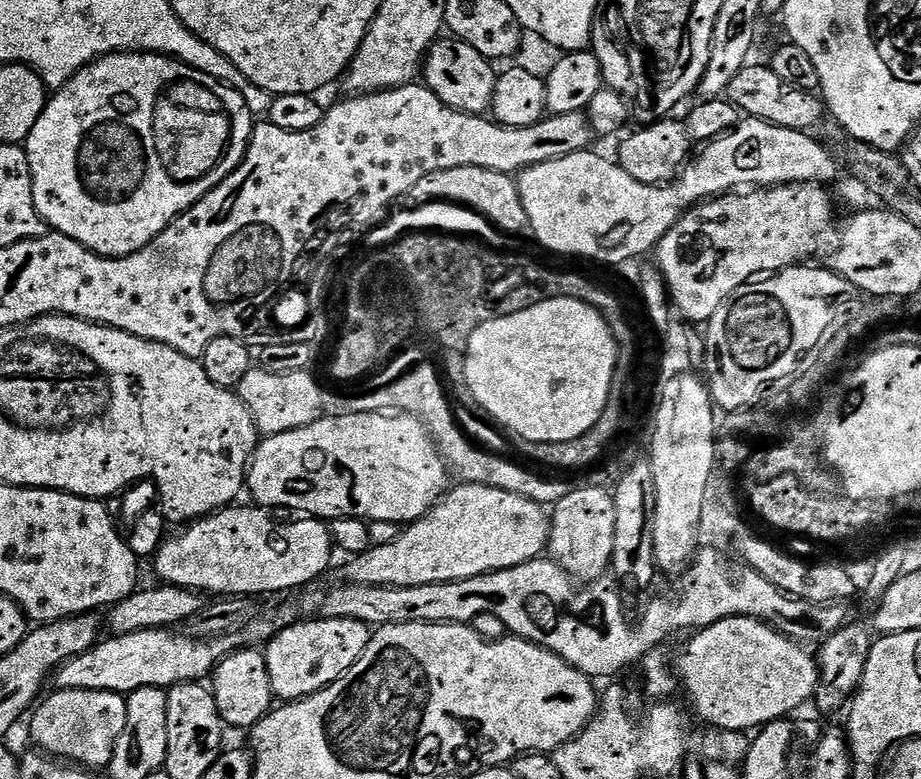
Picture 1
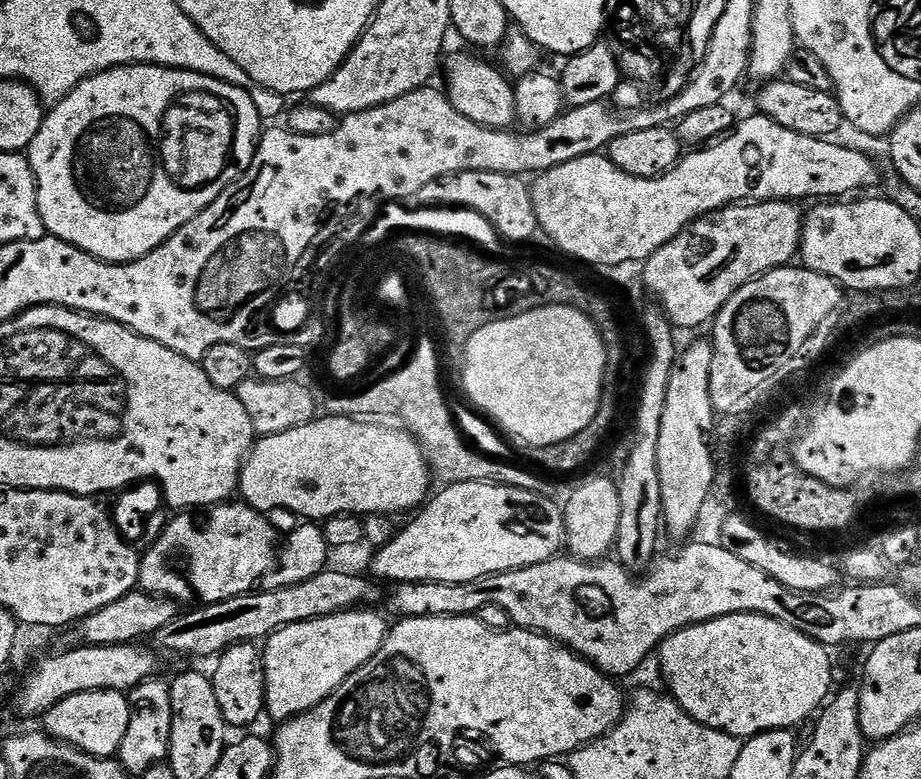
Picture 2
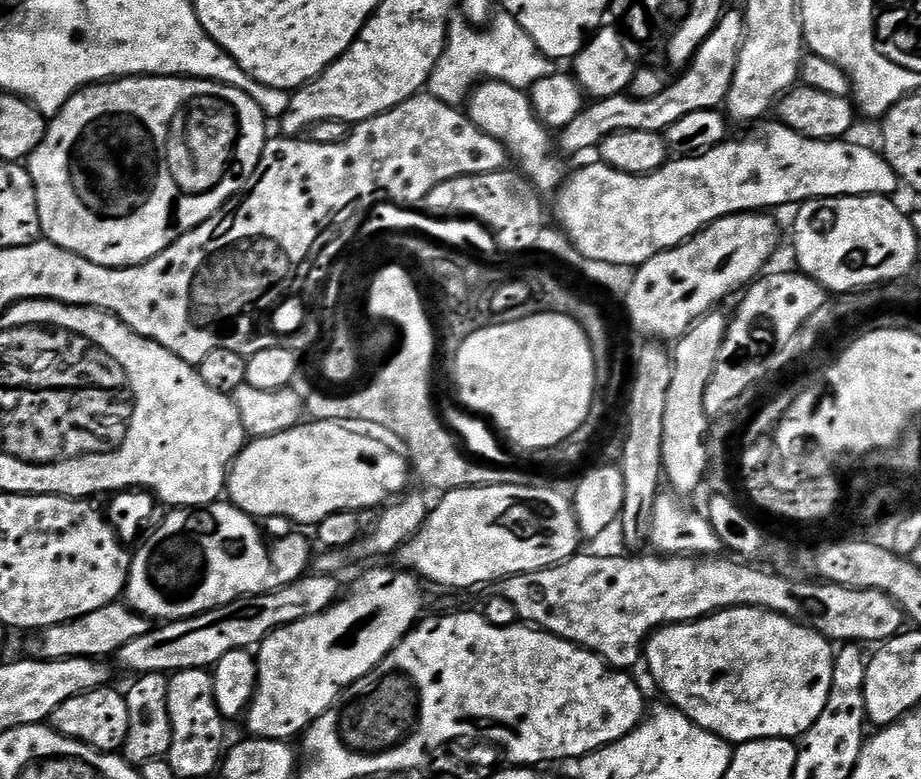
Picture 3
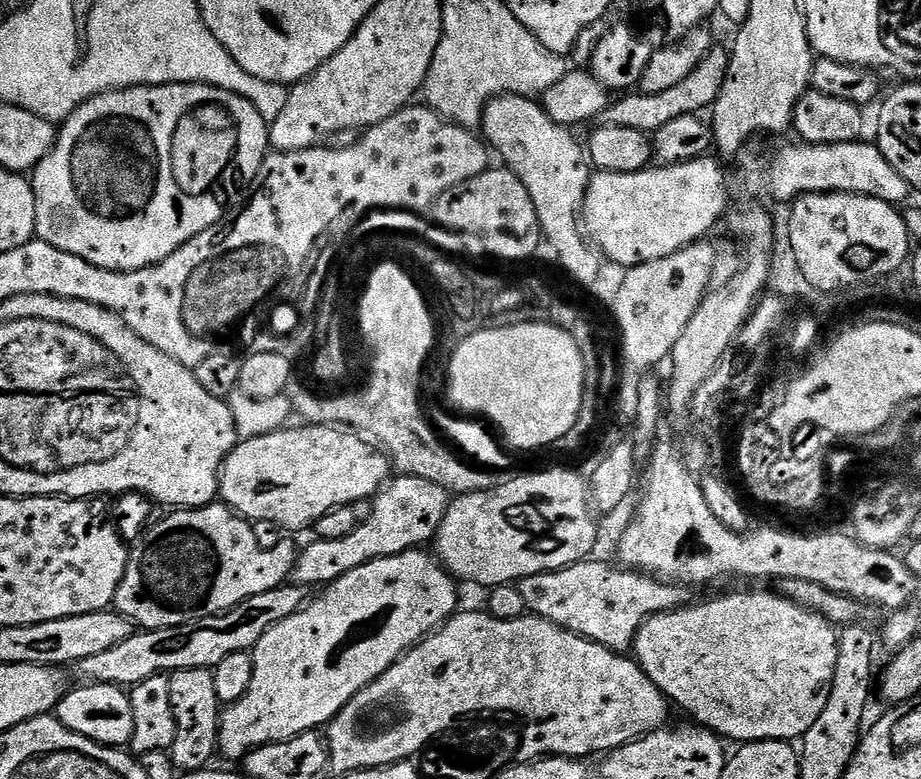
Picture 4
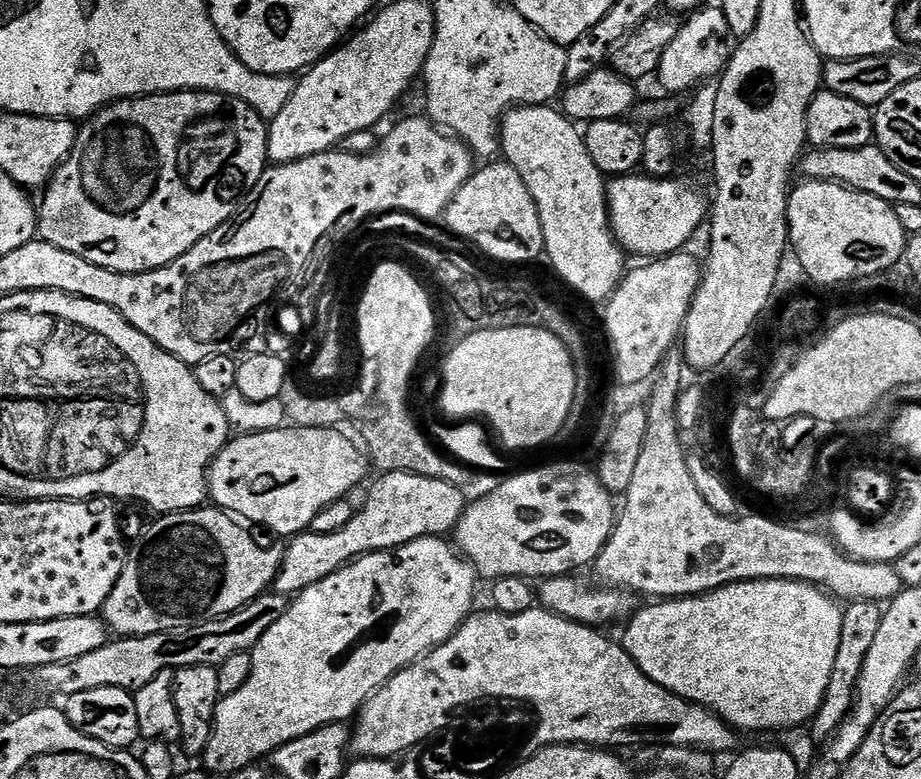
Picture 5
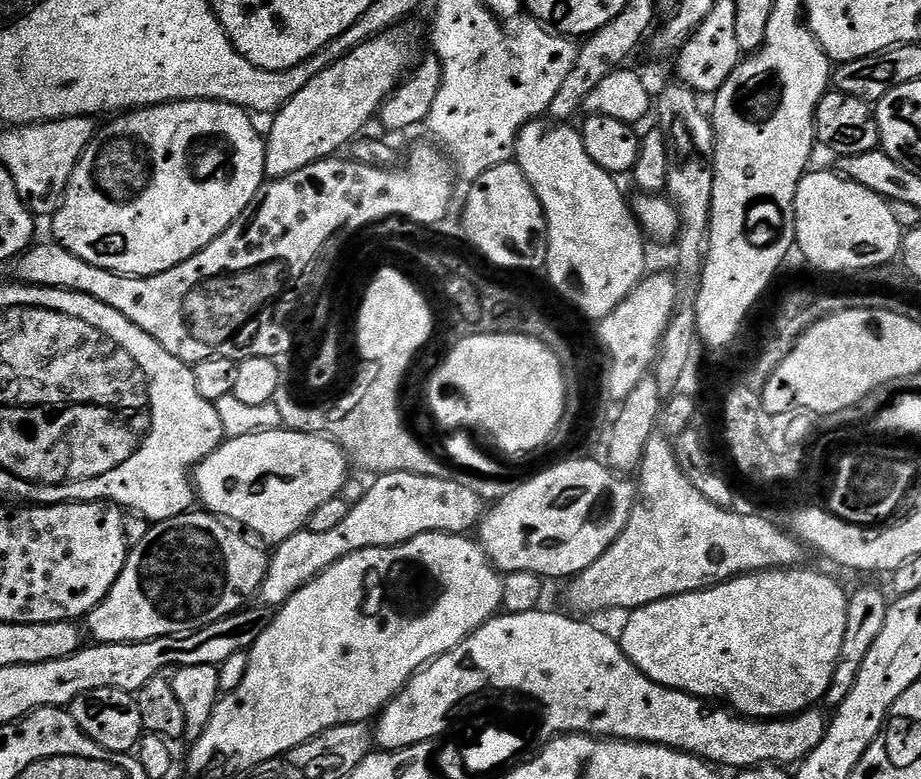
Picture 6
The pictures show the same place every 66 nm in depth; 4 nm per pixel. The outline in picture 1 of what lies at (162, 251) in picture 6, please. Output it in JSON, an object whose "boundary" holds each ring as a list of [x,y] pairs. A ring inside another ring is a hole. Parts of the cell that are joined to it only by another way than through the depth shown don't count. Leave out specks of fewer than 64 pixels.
{"boundary":[[[112,52],[108,56],[99,56],[95,62],[78,70],[74,78],[51,93],[38,122],[34,122],[34,130],[30,130],[26,151],[32,175],[34,206],[51,231],[61,232],[66,238],[74,238],[74,242],[86,246],[99,256],[129,256],[158,238],[158,234],[162,234],[162,230],[166,230],[174,218],[206,198],[210,190],[217,188],[240,165],[248,149],[253,127],[253,114],[238,90],[210,78],[210,74],[202,74],[202,70],[194,70],[173,56],[159,56],[157,52]]]}

